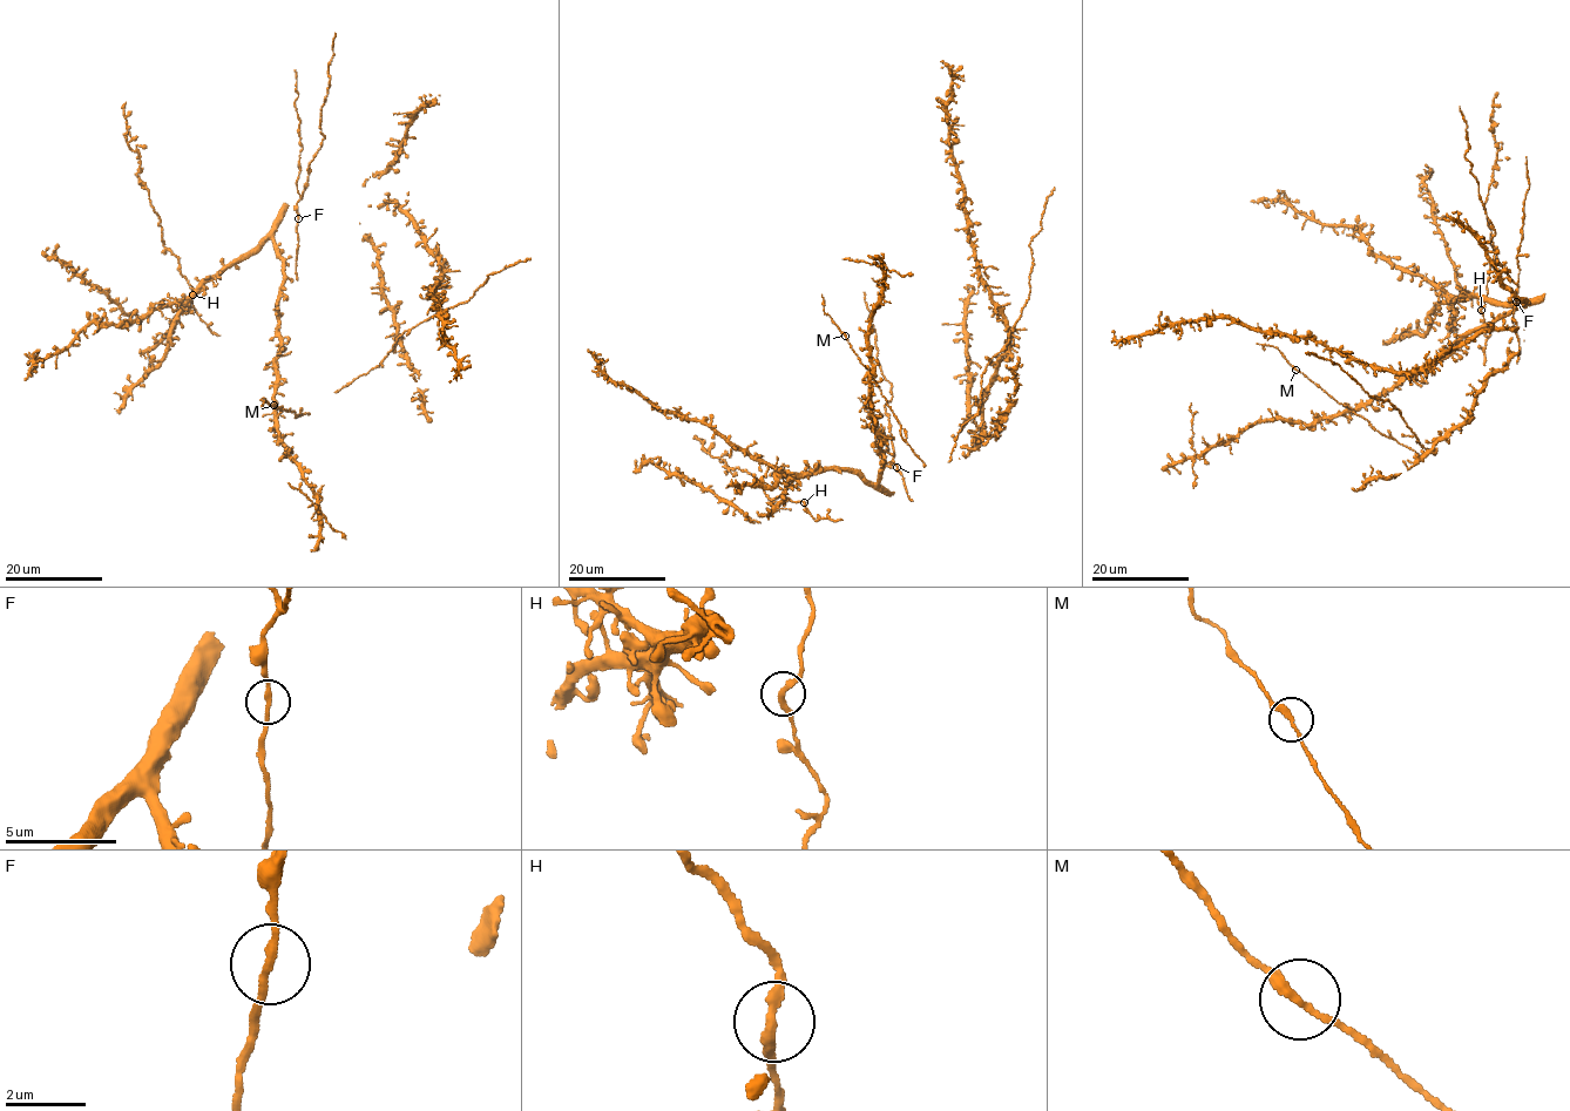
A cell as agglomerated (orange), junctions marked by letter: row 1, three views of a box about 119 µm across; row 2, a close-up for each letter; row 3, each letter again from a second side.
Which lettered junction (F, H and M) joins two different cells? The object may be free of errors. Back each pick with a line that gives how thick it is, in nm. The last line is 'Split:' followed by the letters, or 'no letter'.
Split: no letter

